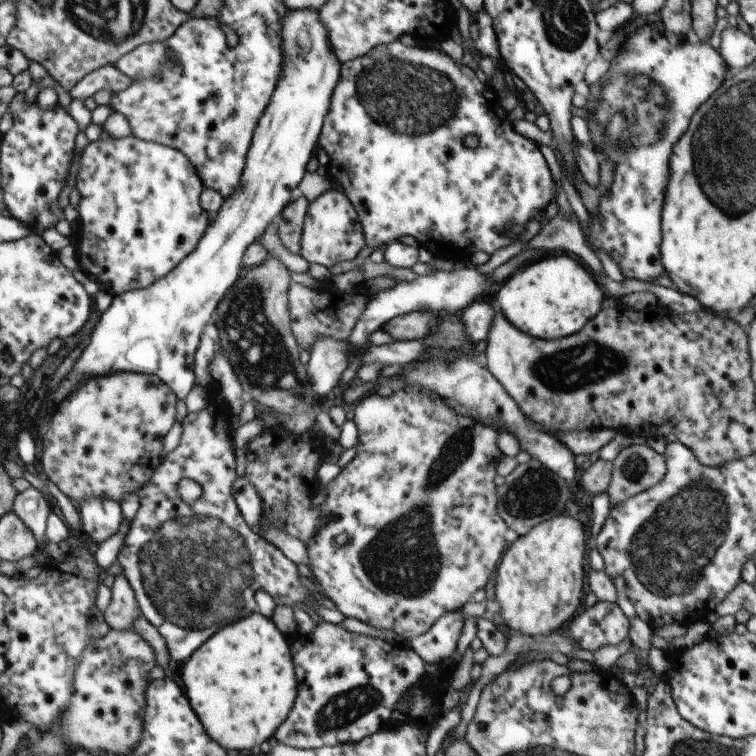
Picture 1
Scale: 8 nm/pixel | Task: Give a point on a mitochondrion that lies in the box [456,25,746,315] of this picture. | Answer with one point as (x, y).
(655, 100)

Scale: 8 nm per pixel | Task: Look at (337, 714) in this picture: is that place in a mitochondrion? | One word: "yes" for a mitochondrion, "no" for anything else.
yes

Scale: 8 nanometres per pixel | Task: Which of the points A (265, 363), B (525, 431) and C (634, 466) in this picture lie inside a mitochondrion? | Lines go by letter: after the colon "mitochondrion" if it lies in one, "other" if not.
A: mitochondrion
B: other
C: mitochondrion

